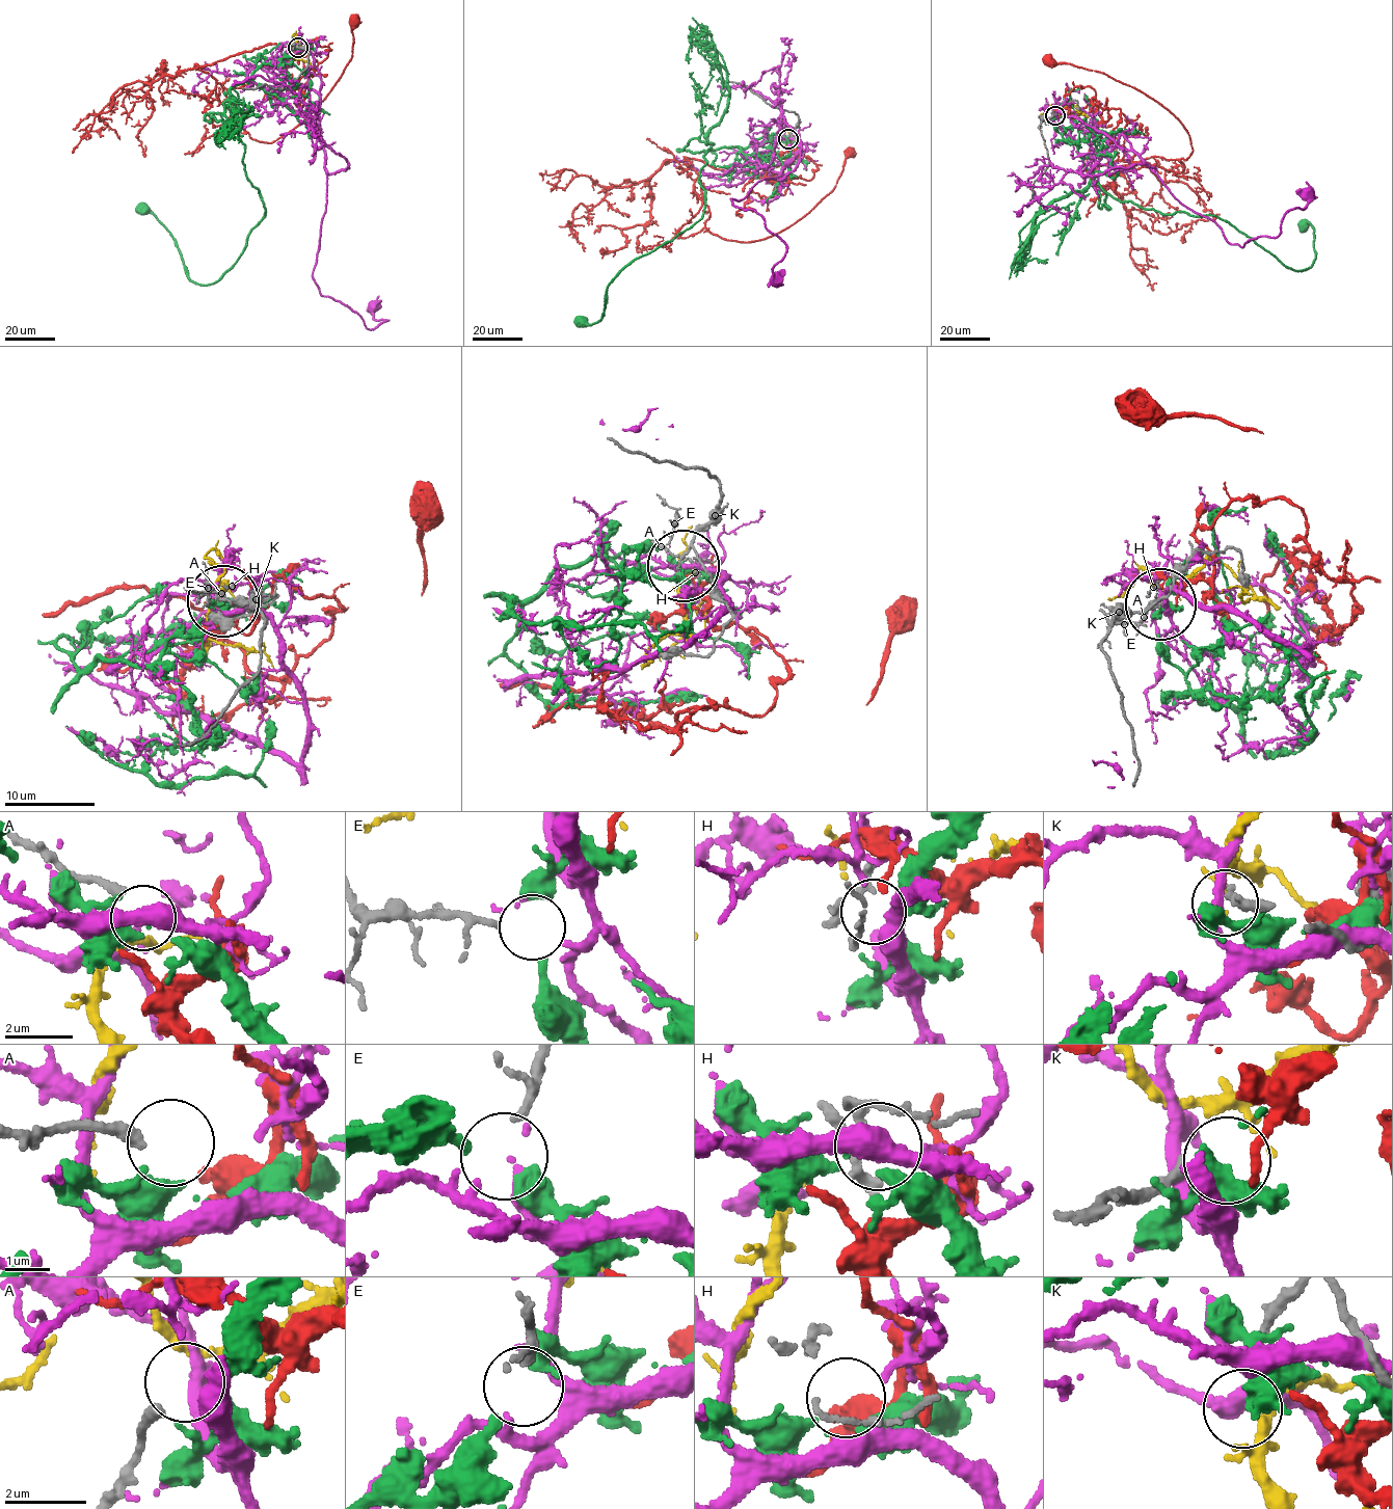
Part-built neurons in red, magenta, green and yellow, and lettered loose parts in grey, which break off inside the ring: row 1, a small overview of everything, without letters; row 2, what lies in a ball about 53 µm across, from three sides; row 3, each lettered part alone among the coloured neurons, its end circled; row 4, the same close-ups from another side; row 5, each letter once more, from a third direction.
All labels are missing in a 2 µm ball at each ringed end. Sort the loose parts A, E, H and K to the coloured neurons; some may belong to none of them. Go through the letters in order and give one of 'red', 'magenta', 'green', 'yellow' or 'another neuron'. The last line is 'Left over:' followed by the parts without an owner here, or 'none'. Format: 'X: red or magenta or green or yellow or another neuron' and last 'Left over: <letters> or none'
A: another neuron
E: magenta
H: green
K: another neuron
Left over: A, K

